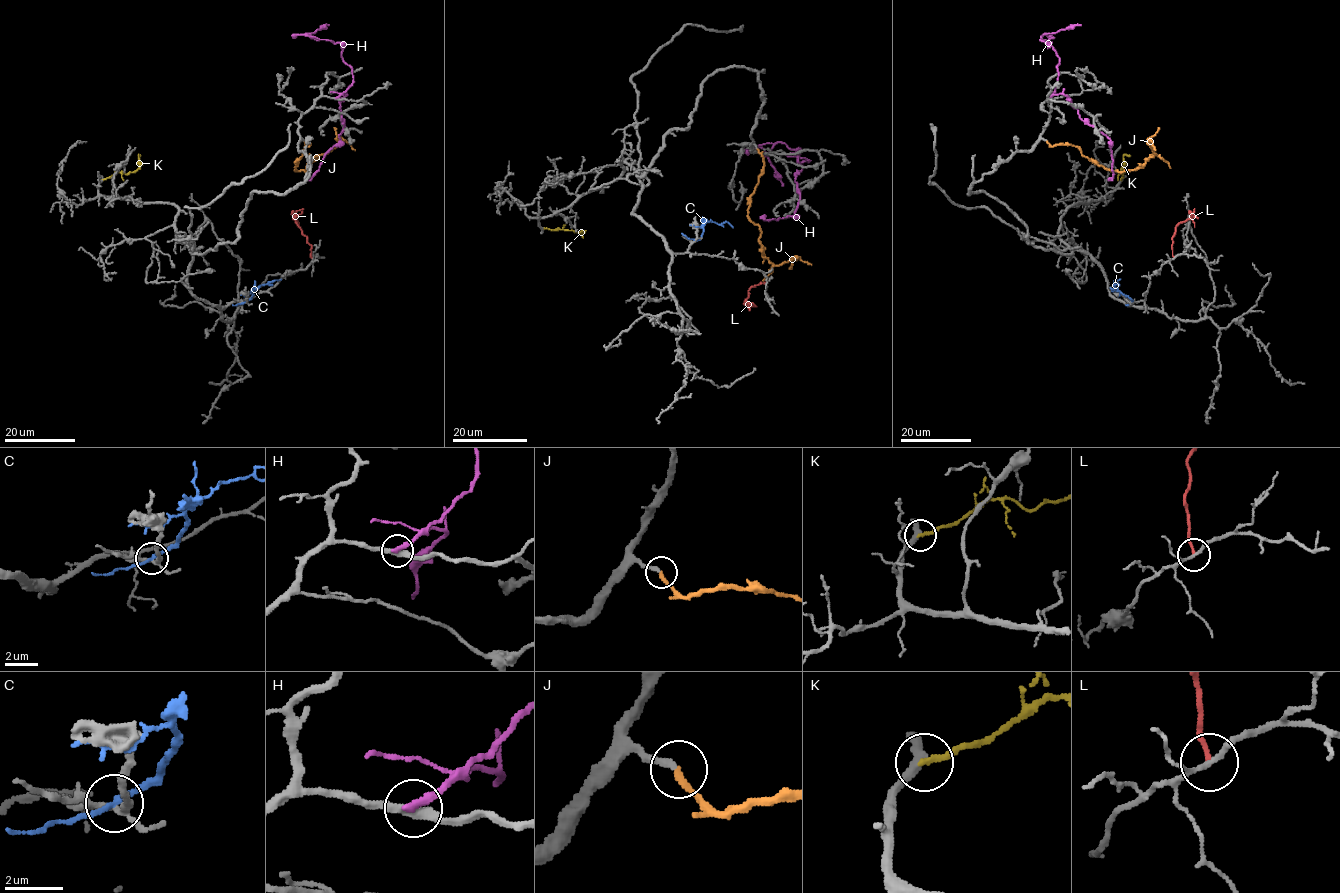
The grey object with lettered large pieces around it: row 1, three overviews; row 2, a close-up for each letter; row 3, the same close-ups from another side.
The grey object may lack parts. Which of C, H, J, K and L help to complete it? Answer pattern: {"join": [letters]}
{"join": ["J"]}

